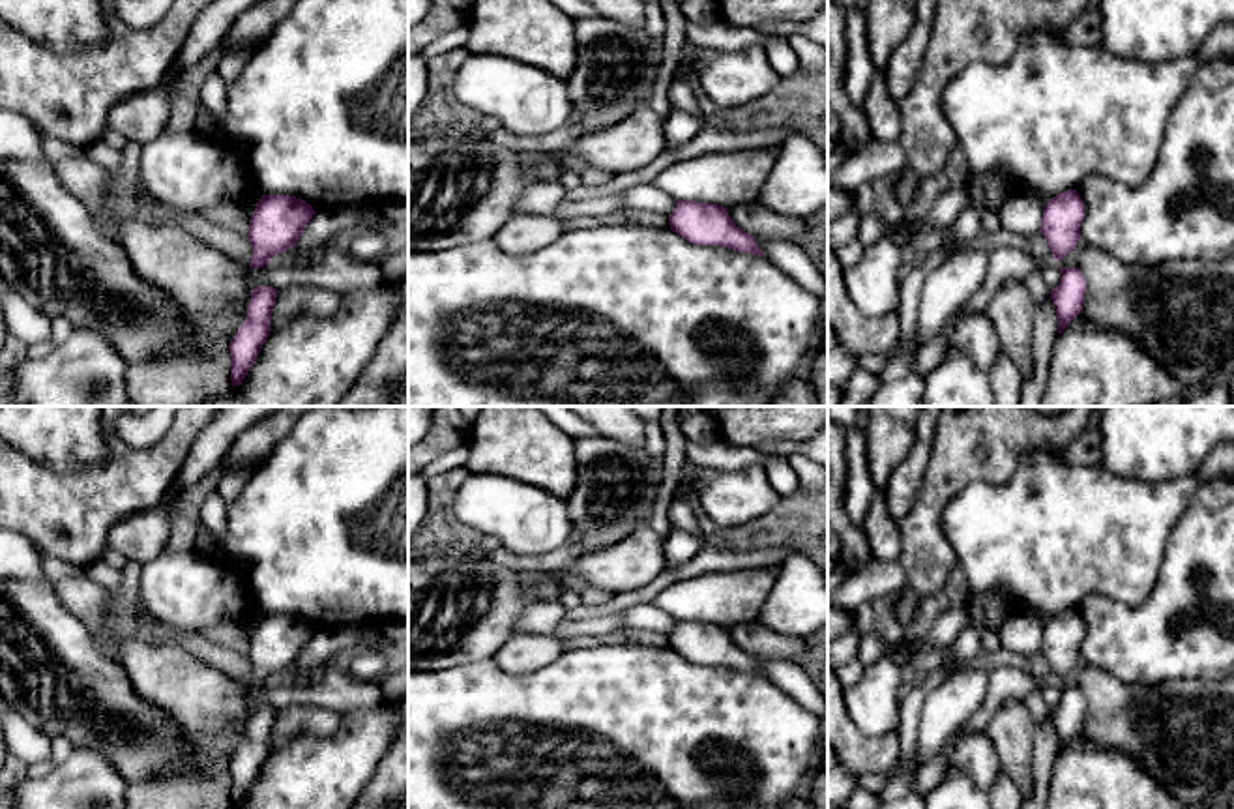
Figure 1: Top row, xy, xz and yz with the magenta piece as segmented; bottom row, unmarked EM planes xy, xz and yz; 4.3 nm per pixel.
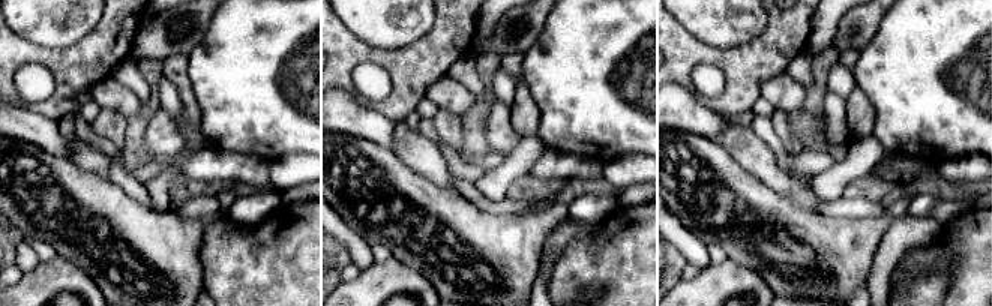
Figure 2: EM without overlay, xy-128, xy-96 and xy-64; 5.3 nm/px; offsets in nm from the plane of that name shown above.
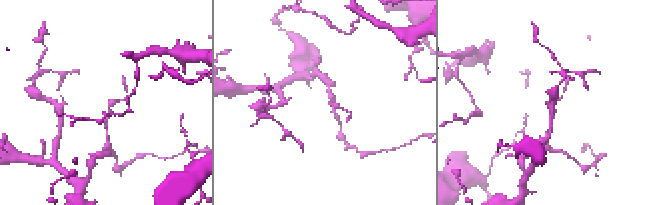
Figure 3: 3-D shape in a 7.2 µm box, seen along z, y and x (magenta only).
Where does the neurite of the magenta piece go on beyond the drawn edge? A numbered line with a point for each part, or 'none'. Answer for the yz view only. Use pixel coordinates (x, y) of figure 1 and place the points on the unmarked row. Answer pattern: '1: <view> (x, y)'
none

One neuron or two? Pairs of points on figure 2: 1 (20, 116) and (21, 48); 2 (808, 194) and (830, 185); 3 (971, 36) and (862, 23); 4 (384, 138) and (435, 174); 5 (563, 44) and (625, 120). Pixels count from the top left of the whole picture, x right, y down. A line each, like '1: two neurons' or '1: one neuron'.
1: two neurons
2: two neurons
3: two neurons
4: two neurons
5: one neuron

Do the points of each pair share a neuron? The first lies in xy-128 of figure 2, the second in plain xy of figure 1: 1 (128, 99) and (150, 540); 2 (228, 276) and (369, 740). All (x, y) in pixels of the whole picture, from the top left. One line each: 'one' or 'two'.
1: one
2: two

